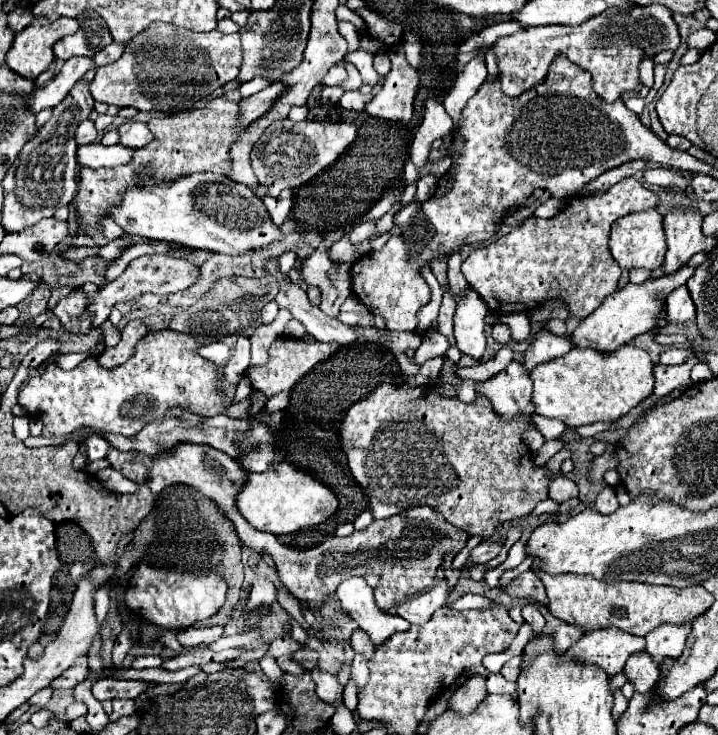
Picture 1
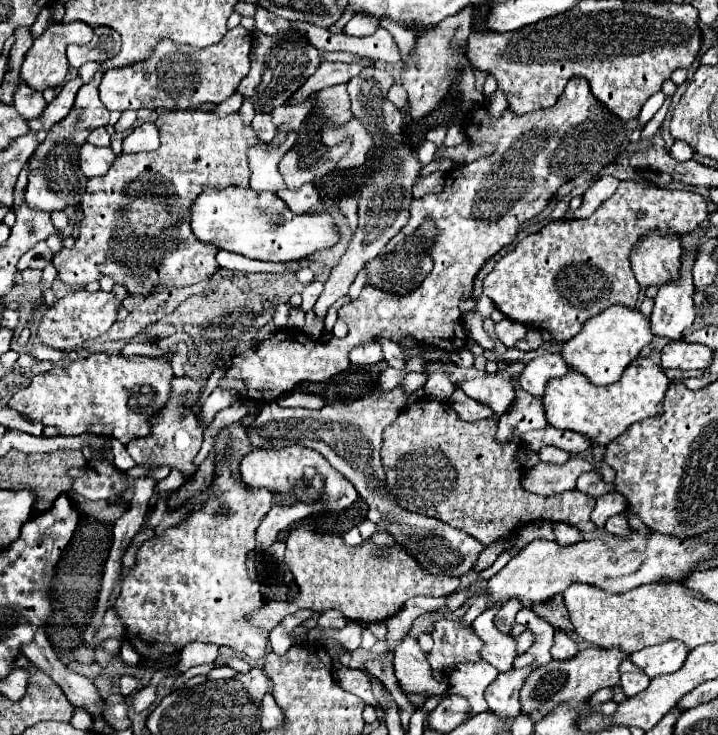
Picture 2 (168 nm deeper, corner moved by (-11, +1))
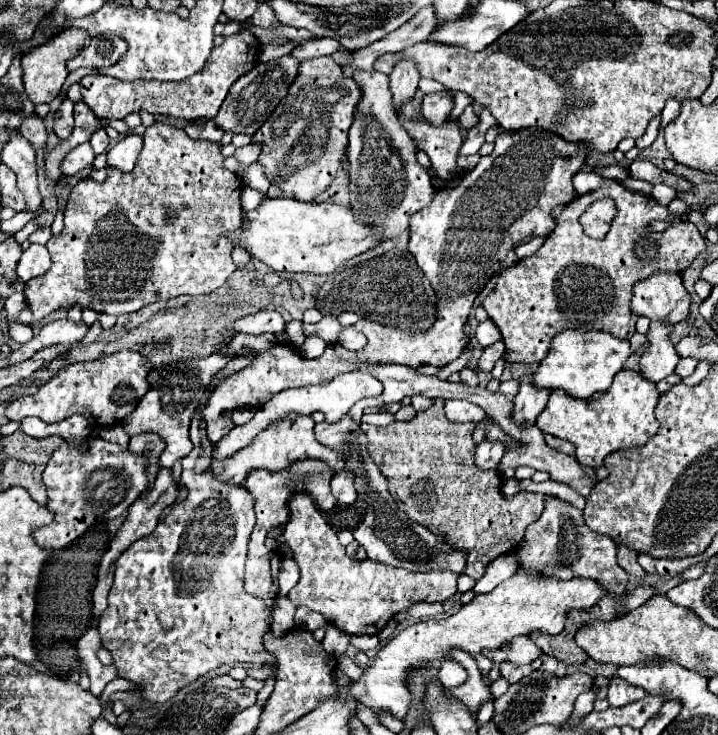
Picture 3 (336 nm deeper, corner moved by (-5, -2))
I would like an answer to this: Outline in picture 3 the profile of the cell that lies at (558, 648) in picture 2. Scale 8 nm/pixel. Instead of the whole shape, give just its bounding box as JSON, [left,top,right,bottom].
[531,655,567,677]

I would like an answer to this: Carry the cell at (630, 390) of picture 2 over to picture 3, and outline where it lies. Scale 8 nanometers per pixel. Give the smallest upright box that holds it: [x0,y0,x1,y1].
[537,371,659,469]

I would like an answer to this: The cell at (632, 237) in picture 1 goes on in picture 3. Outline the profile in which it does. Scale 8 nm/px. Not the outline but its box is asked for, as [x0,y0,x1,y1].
[631,273,691,325]

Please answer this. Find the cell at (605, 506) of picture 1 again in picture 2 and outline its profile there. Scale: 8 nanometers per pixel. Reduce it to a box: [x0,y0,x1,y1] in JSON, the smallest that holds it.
[605,514,629,534]

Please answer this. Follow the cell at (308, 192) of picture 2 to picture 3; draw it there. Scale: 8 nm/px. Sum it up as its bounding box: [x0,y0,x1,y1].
[251,57,361,201]

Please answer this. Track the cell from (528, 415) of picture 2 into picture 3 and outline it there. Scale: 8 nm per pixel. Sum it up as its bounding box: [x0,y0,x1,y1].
[475,441,505,471]

